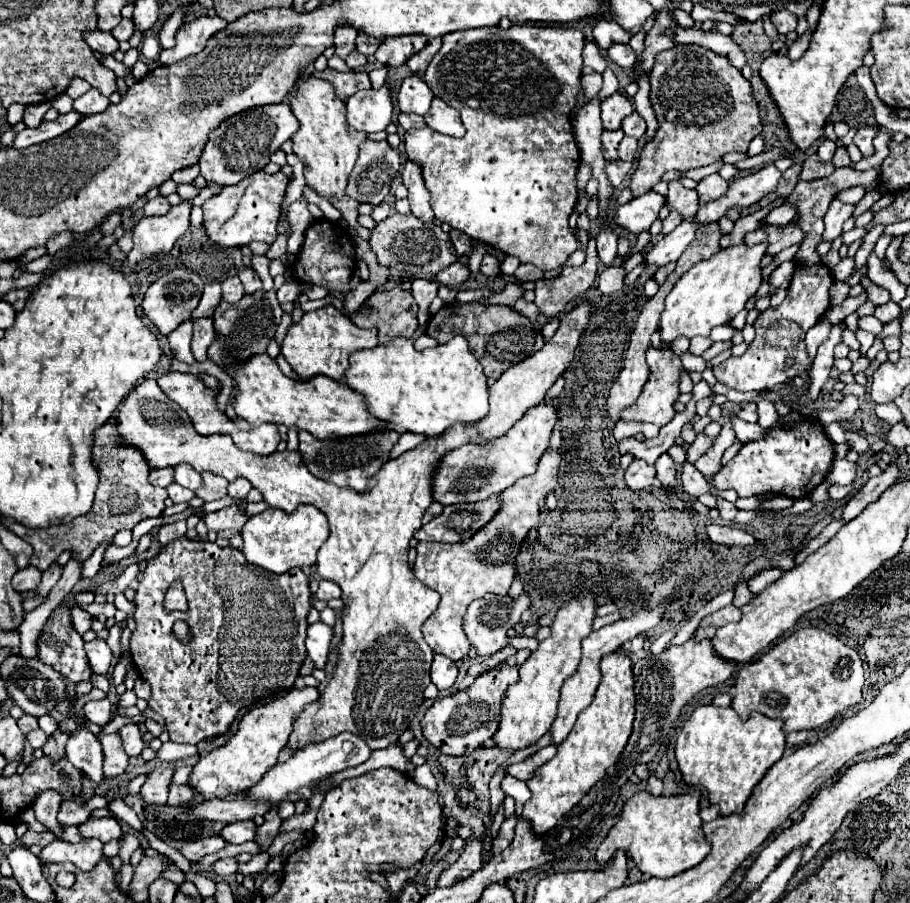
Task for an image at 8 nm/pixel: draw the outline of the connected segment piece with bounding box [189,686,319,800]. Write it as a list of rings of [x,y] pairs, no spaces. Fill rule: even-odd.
[[[309,686],[293,688],[283,698],[271,700],[269,704],[249,710],[241,718],[239,728],[229,738],[229,742],[223,744],[221,748],[215,748],[213,752],[209,752],[205,758],[197,762],[197,766],[191,772],[189,784],[207,800],[239,794],[255,786],[265,776],[265,772],[277,764],[279,752],[285,748],[289,734],[293,732],[293,722],[299,718],[299,712],[303,710],[303,706],[317,698],[319,698],[317,688],[309,688]]]

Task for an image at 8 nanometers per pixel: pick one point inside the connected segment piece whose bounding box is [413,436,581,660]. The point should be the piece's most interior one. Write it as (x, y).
(461, 573)

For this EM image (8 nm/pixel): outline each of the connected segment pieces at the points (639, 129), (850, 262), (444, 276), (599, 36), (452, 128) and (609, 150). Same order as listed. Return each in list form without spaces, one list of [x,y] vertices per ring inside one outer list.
[[[633,112],[631,116],[627,116],[627,120],[623,120],[621,130],[625,132],[625,136],[633,136],[633,138],[641,140],[645,134],[645,120],[637,112]]]
[[[851,257],[841,259],[840,262],[831,270],[833,278],[838,281],[845,281],[852,276],[855,260]]]
[[[461,262],[451,264],[449,268],[445,268],[443,272],[437,274],[437,280],[449,288],[457,288],[459,284],[463,284],[469,278],[469,268]]]
[[[599,20],[593,24],[593,42],[603,50],[615,42],[629,42],[629,38],[631,34],[613,20]]]
[[[433,98],[431,108],[429,108],[429,112],[423,118],[425,118],[425,124],[429,128],[433,128],[433,130],[437,130],[441,134],[449,134],[449,136],[459,138],[465,132],[463,124],[459,120],[459,112],[455,112],[455,108],[447,106],[439,98]]]
[[[607,130],[603,132],[603,156],[605,156],[607,162],[619,160],[617,146],[619,146],[621,138],[623,138],[623,132],[621,130],[619,132],[607,132]]]

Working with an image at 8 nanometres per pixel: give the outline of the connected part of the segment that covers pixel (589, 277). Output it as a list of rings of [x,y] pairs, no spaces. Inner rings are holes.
[[[587,213],[580,214],[577,229],[588,233],[587,260],[579,268],[563,268],[563,272],[553,280],[535,282],[537,292],[537,308],[547,318],[553,318],[565,310],[567,304],[575,300],[575,296],[585,294],[595,278],[597,278],[596,238],[589,232],[590,220]]]

